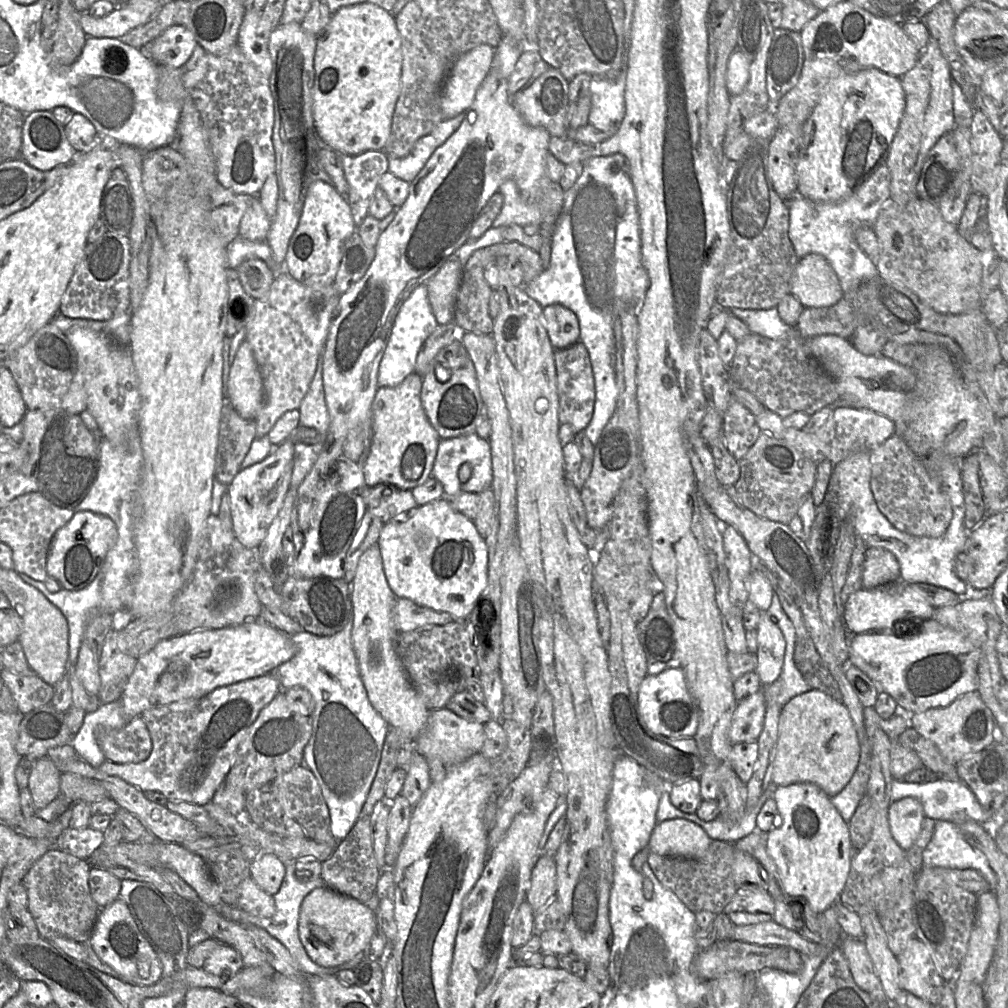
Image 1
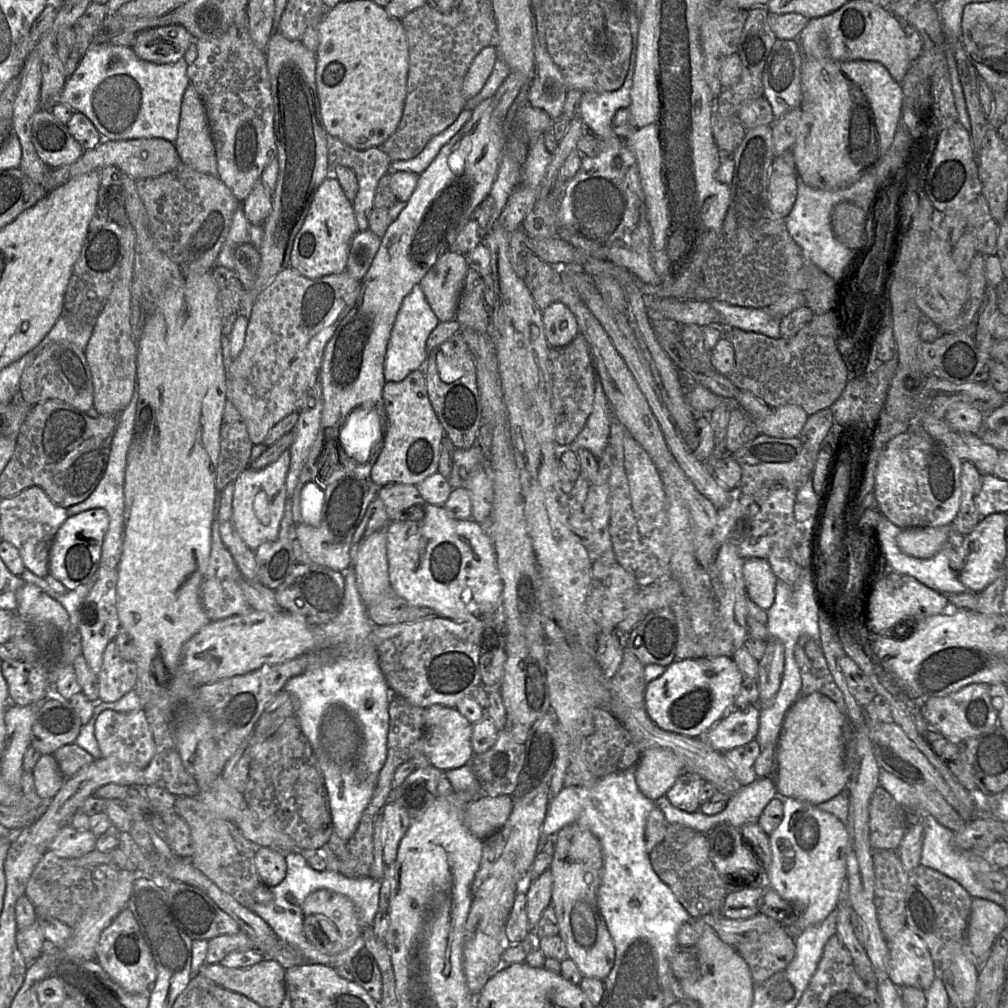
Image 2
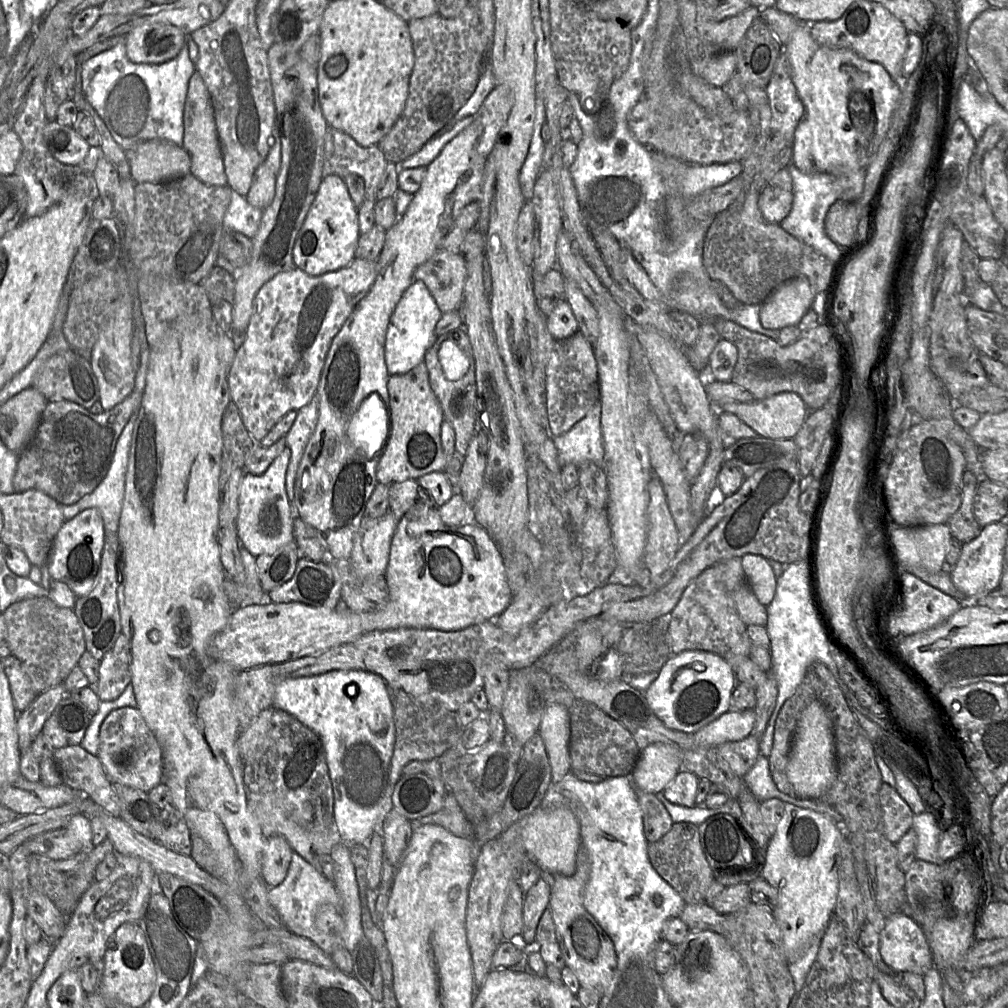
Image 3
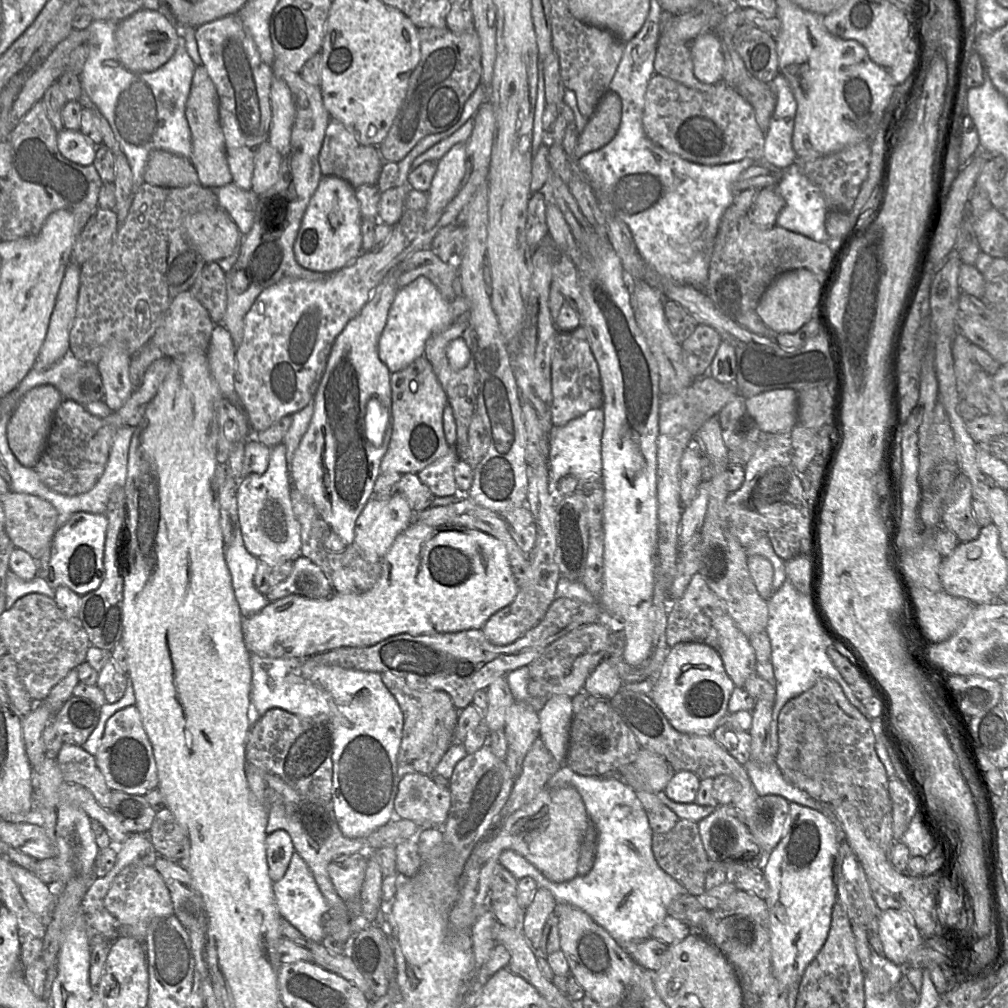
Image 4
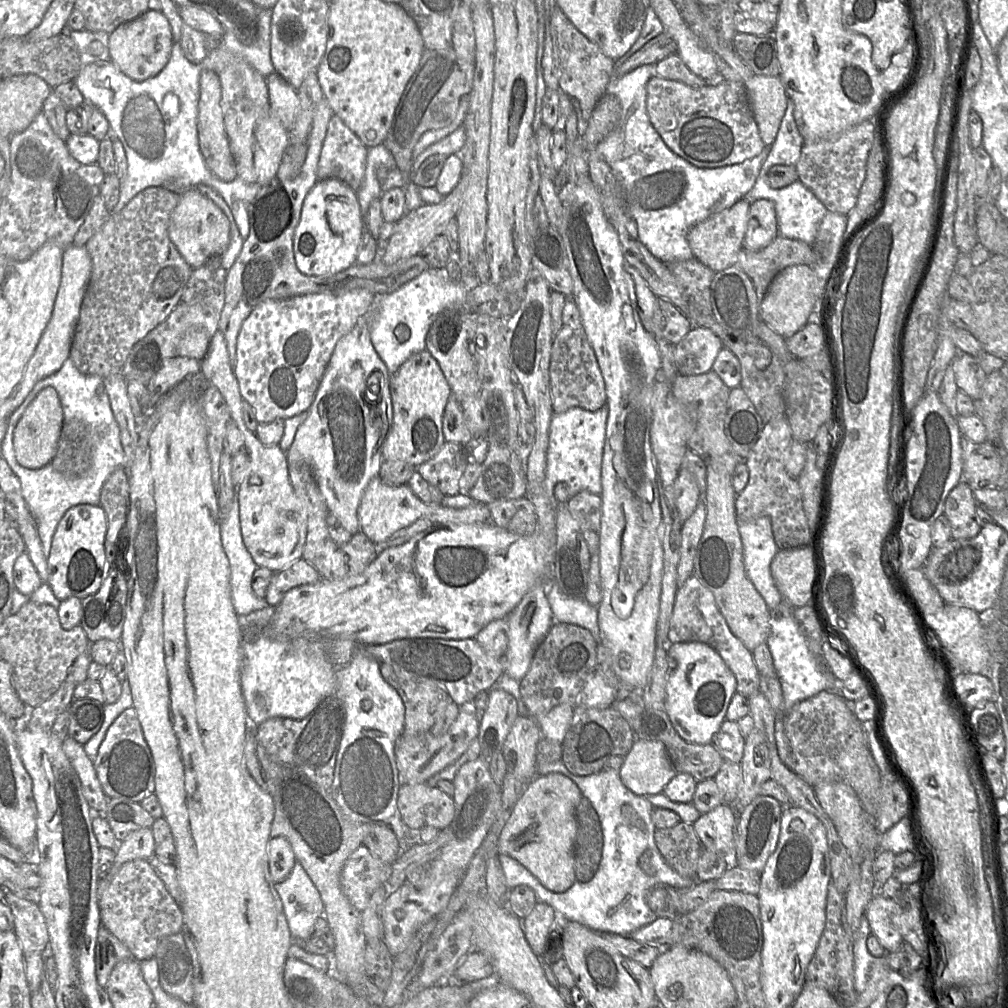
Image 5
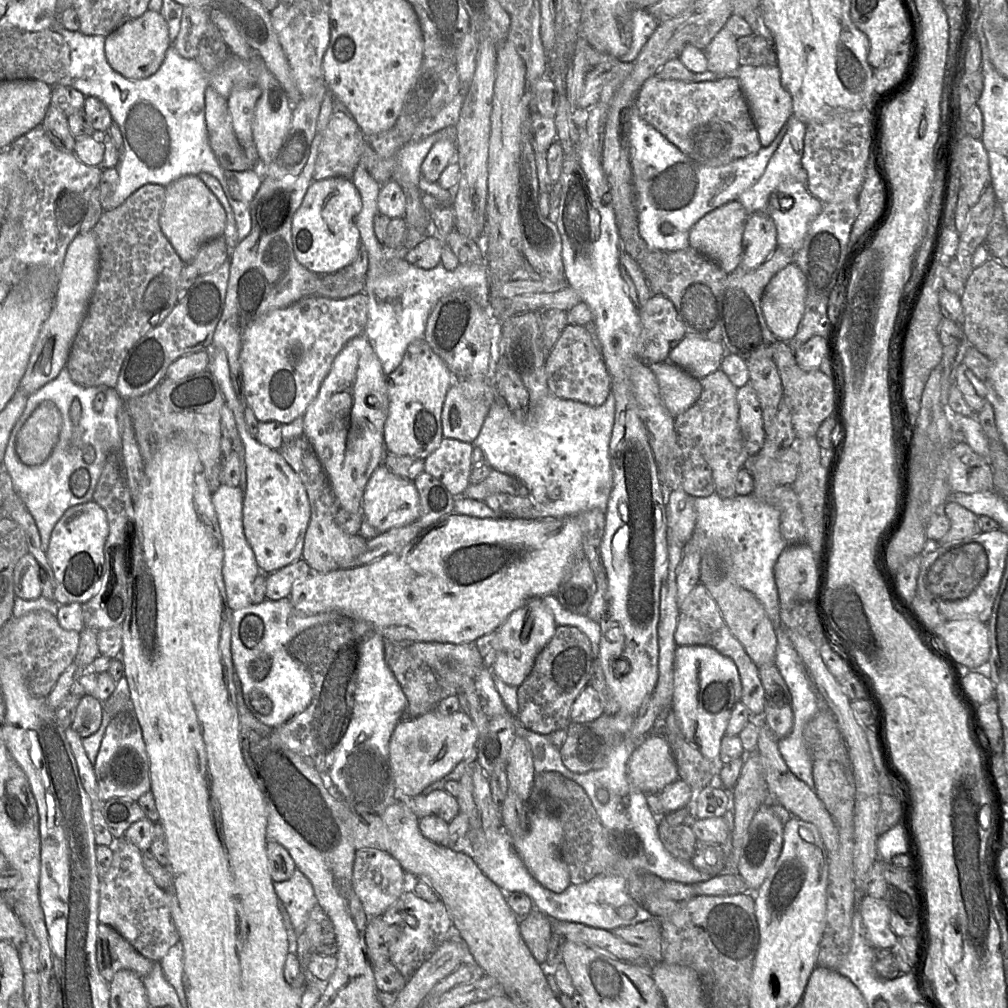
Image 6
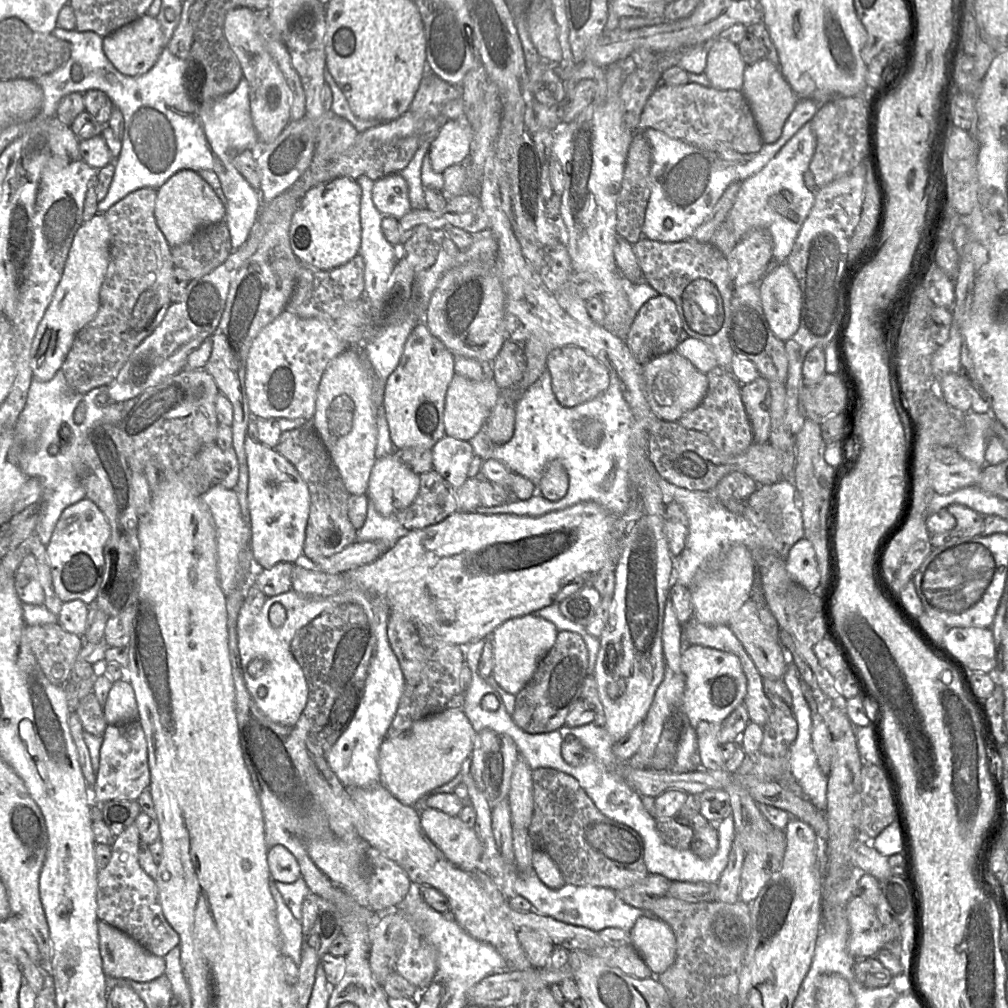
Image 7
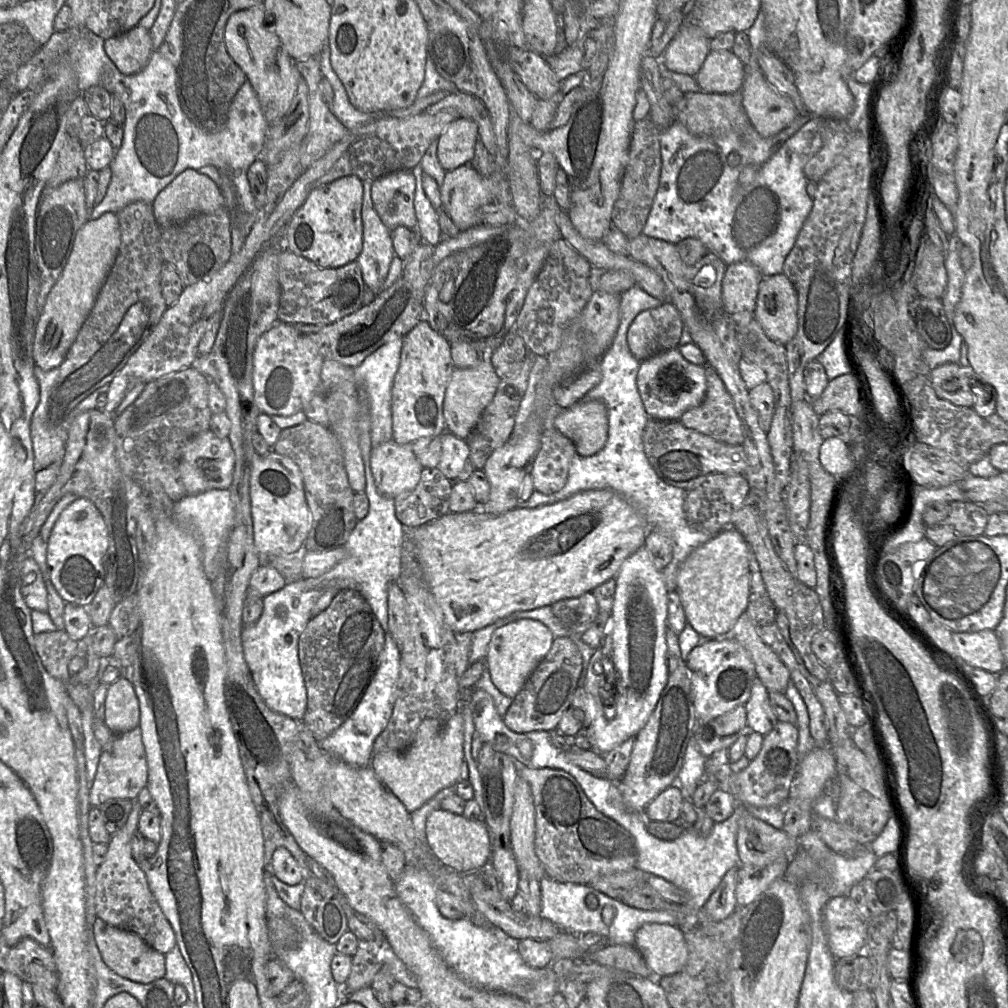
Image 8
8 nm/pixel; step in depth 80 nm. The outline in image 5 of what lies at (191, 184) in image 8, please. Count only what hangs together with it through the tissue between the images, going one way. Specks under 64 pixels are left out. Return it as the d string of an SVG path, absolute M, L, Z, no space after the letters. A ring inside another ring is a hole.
M195 187L188 188L181 194L179 203L172 213L168 232L172 243L192 268L205 266L210 259L221 256L230 243L230 222L226 214Z

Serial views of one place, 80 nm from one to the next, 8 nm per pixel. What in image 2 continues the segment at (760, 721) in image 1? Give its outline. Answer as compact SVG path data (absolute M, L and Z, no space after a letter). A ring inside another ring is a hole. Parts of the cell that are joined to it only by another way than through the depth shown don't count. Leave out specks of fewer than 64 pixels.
M758 704L744 709L733 708L700 738L718 752L744 745L756 738L760 713Z

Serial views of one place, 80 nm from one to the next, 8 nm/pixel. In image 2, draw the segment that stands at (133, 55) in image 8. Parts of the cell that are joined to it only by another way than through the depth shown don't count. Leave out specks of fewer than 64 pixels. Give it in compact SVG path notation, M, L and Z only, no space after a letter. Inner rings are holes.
M181 25L156 26L138 32L132 50L142 60L171 64L184 57L193 41L193 36Z

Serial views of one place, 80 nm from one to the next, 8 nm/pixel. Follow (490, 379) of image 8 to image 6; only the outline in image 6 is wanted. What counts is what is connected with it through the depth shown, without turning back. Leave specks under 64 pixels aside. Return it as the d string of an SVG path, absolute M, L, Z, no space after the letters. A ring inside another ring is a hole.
M458 381L450 386L442 408L442 434L444 438L473 443L490 411L482 401L466 398Z

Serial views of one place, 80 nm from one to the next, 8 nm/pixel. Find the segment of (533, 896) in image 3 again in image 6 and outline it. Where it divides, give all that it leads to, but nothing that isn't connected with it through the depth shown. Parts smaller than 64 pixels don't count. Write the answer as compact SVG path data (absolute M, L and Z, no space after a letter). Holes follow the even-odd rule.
M534 908L519 921L519 929L533 957L543 965L547 959L548 945L552 935L551 919Z

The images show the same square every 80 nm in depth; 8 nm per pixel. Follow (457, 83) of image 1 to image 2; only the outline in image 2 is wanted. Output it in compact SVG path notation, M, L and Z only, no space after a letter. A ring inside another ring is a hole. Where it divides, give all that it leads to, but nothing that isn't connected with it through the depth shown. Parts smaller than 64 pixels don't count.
M484 47L473 59L462 84L466 100L477 95L487 81L497 59L496 47Z

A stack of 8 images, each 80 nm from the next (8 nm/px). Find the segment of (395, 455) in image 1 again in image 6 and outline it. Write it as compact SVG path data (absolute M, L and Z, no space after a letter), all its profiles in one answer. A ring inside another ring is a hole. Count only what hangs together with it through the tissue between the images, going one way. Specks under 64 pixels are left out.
M425 339L408 346L401 364L387 376L389 409L384 444L388 453L426 459L438 448L444 438L442 408L453 381L448 367Z

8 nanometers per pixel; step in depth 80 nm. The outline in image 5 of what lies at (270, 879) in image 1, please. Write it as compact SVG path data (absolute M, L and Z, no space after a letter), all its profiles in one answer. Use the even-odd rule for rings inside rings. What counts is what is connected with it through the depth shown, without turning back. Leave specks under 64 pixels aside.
M281 836L269 839L268 863L274 883L286 880L296 863L296 857L287 839Z

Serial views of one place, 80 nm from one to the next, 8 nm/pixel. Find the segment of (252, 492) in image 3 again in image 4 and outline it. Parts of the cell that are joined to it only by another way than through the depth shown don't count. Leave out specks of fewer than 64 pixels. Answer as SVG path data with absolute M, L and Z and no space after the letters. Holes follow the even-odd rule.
M283 443L271 449L267 470L263 474L242 477L237 486L237 508L240 530L247 551L258 560L294 560L301 551L301 526L291 501L292 481Z

